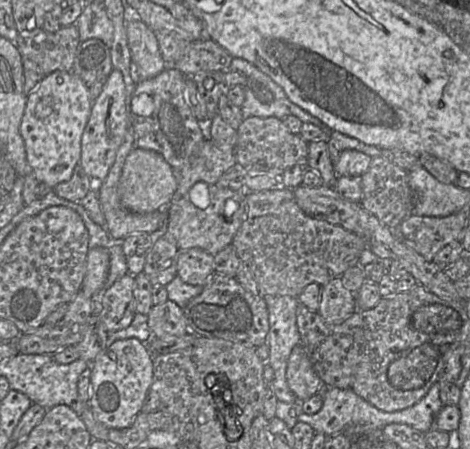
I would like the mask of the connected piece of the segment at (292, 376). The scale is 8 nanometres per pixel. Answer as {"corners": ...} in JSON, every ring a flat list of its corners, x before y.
{"corners":[[301,344,296,345,290,354,286,379,289,388,301,402,317,394,323,384]]}

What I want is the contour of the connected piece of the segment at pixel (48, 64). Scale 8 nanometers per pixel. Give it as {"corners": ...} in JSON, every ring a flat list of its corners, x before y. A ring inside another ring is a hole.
{"corners":[[76,25,61,27,53,33,45,29,23,32,16,41,22,58,34,61,45,76,55,71,72,72,80,44]]}

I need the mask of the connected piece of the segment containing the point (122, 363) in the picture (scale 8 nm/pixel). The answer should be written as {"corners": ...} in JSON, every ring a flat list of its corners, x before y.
{"corners":[[136,338,116,340,98,354,90,368,92,374,89,406,96,418,110,428,130,427,142,411,153,383,153,356,147,344]]}

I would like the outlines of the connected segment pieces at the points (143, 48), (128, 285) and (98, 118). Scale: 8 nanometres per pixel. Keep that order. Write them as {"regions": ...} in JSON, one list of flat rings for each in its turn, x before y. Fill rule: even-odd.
{"regions":[[[125,4,124,18,127,23,132,62,135,64,140,80,153,79,167,67,156,34,129,4]],[[126,274,117,280,110,288,103,291,100,295,102,311,99,319,104,323,108,332,114,332,127,328,136,314,135,301,133,296,135,276]],[[114,68,104,81,101,94,93,102,91,115,82,135,80,165,90,178,97,178,102,182,107,177,129,129,126,85,121,71]]]}

